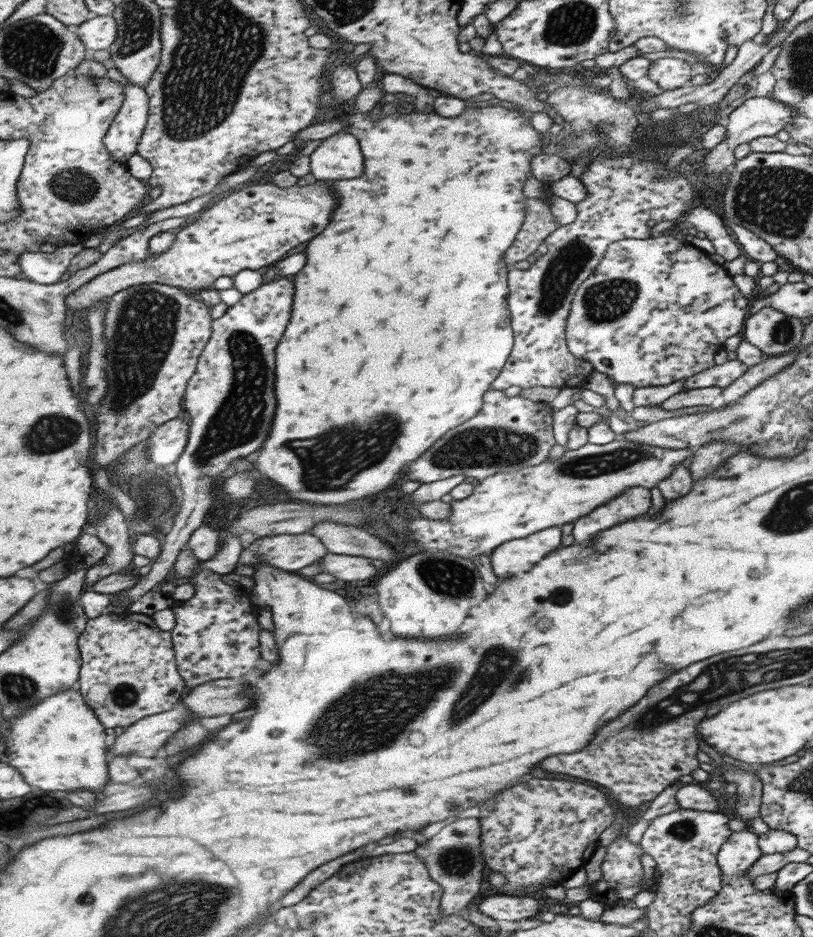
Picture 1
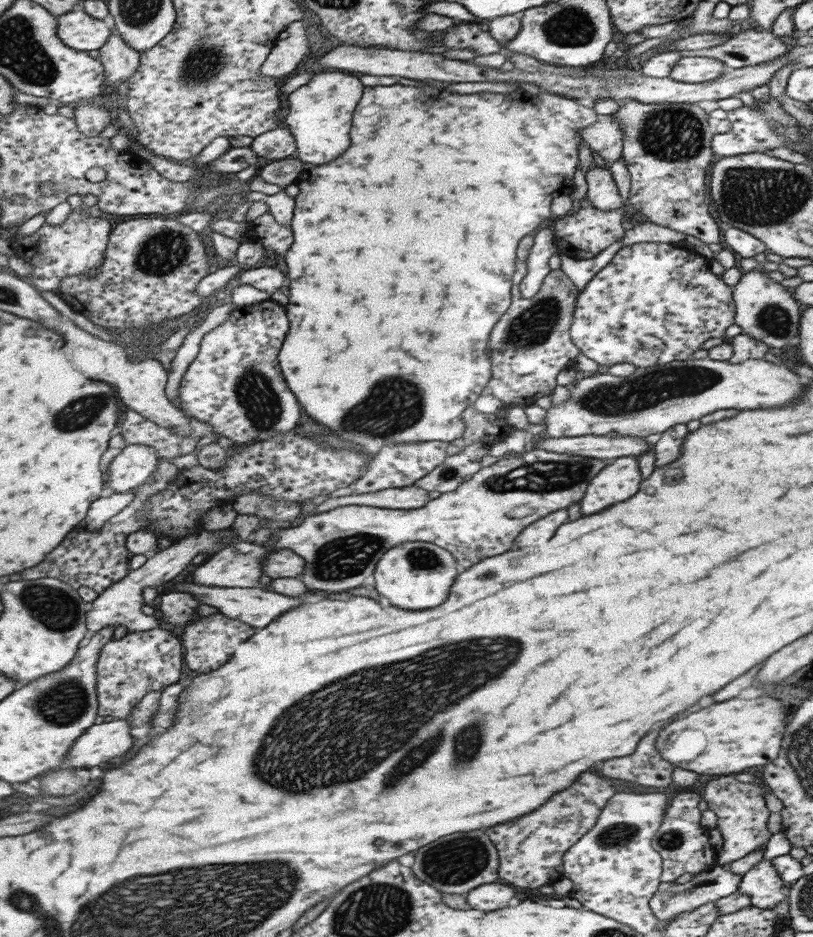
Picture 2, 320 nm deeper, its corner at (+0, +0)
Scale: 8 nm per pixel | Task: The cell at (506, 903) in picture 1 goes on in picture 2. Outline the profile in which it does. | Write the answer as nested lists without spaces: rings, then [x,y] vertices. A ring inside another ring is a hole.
[[[480,884],[466,892],[466,901],[469,908],[477,910],[497,910],[507,906],[515,891],[503,884]]]

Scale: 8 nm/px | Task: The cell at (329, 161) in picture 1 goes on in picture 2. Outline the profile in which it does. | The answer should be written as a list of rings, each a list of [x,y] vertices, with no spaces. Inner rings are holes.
[[[325,71],[311,75],[307,84],[299,86],[287,95],[287,102],[283,105],[285,121],[282,126],[285,126],[293,137],[295,143],[294,156],[297,160],[302,163],[322,165],[333,160],[335,156],[339,156],[349,146],[347,132],[349,132],[349,126],[351,126],[351,114],[353,114],[355,104],[360,99],[363,87],[360,80],[348,72]]]

